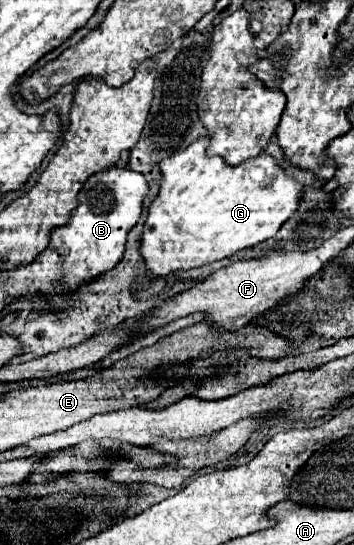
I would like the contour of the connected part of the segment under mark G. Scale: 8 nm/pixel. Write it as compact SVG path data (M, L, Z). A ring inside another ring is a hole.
M200 137L184 151L174 153L172 157L162 159L160 163L160 173L162 173L160 189L156 199L148 207L148 217L144 223L142 245L140 245L140 253L148 269L148 283L166 277L170 273L196 269L232 257L242 249L250 249L274 237L276 231L282 227L282 223L288 221L298 209L298 201L302 197L302 185L292 177L288 177L270 155L262 153L256 159L244 161L238 167L230 167L222 161L222 157L206 157L208 141L210 141L208 137Z

